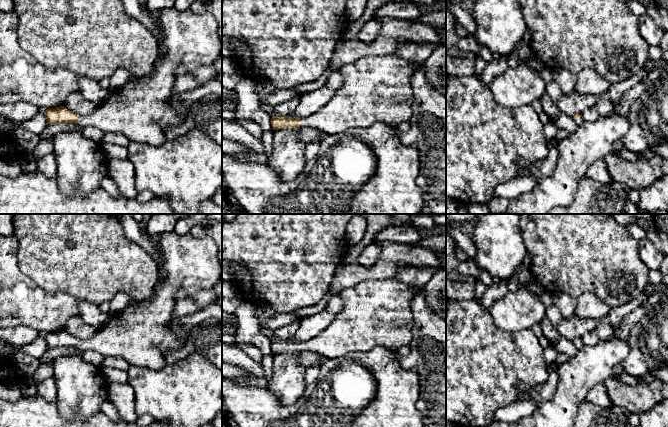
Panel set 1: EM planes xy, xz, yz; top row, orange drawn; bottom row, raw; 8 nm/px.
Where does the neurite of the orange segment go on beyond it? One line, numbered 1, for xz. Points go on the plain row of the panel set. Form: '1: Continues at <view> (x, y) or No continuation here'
1: Continues at xz (376, 313)

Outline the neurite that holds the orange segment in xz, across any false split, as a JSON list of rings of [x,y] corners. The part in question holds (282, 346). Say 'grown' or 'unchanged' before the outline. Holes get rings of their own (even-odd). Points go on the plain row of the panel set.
grown; [[[396,278],[368,280],[344,289],[338,296],[343,302],[343,309],[324,331],[302,343],[290,340],[271,342],[273,354],[312,351],[327,359],[335,359],[352,352],[366,352],[374,348],[398,349],[410,344],[414,324],[411,301],[415,296],[412,285]]]

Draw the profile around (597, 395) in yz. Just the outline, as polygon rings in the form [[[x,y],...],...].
[[[603,383],[595,385],[586,395],[586,400],[600,407],[608,407],[611,401]]]

